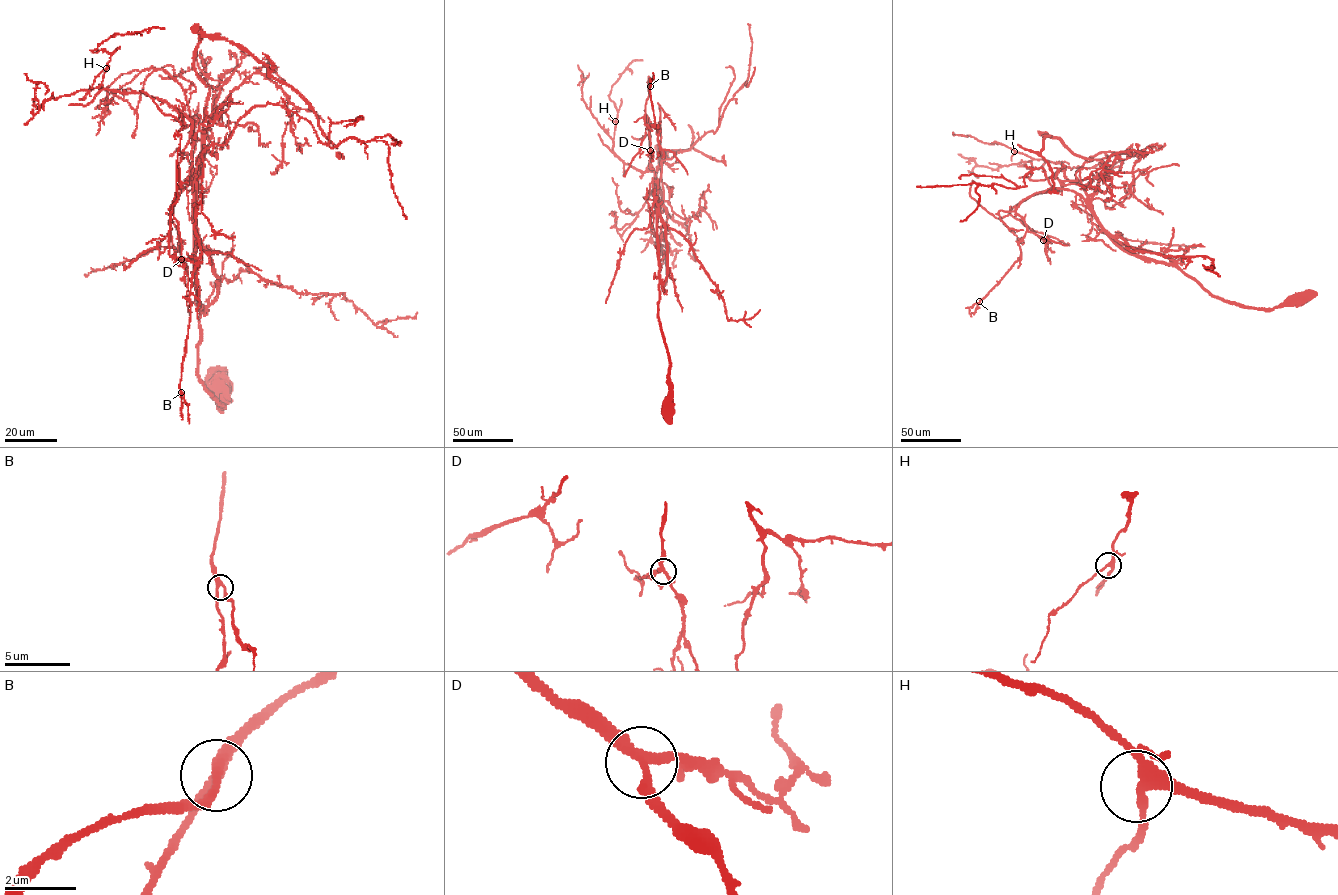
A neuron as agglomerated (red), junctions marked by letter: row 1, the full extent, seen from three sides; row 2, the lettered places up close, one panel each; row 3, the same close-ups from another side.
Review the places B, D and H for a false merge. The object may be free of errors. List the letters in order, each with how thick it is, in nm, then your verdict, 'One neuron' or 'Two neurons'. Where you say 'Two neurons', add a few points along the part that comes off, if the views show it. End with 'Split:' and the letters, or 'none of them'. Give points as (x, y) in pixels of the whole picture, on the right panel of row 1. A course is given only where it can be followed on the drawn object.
B: Thickness 280 nm. One neuron
D: Thickness 260 nm. One neuron
H: Thickness 240 nm. One neuron
Split: none of them

